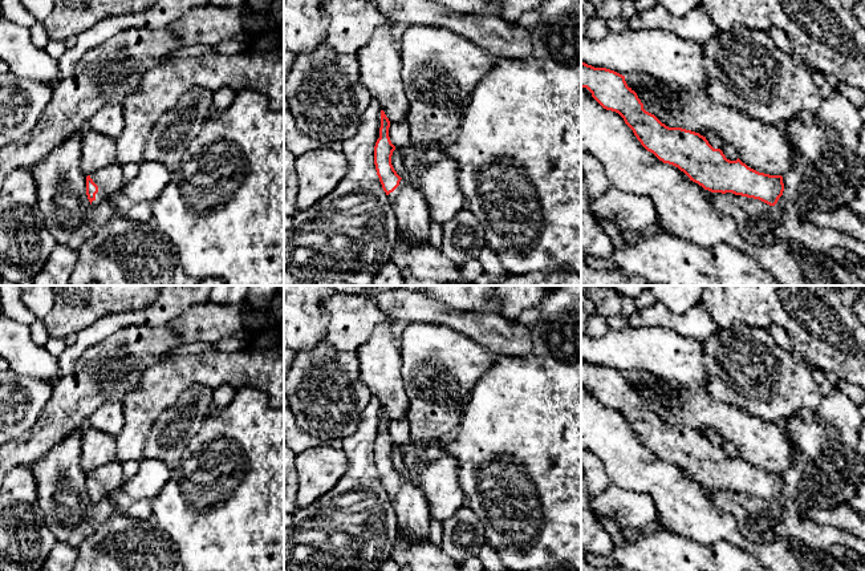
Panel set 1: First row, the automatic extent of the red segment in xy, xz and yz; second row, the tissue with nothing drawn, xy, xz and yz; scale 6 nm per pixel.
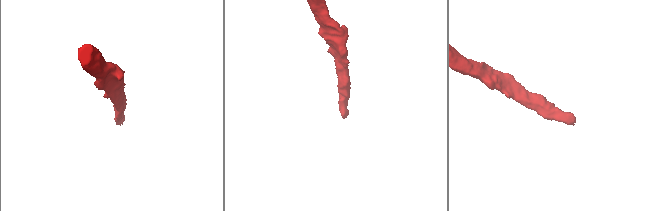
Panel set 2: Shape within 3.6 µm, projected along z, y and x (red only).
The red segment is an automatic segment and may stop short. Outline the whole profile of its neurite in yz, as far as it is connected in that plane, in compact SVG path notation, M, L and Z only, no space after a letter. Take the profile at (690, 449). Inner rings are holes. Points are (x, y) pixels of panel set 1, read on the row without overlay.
M581 360L581 385L586 385L604 406L618 410L647 449L678 465L704 487L732 490L769 503L775 503L783 493L781 473L759 470L739 455L730 458L699 430L669 425L646 409L625 373Z

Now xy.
M111 461L86 474L86 493L96 505L100 499L110 497L113 491L126 482L121 462Z

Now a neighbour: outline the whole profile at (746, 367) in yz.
M746 324L720 328L702 343L707 372L704 389L718 401L783 425L797 409L816 409L824 398L808 364L795 352L781 349L765 328Z

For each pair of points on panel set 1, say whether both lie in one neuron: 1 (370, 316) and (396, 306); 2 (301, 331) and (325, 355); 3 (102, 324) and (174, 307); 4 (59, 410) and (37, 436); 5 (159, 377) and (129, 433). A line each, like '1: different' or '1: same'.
1: different
2: different
3: same
4: same
5: same

